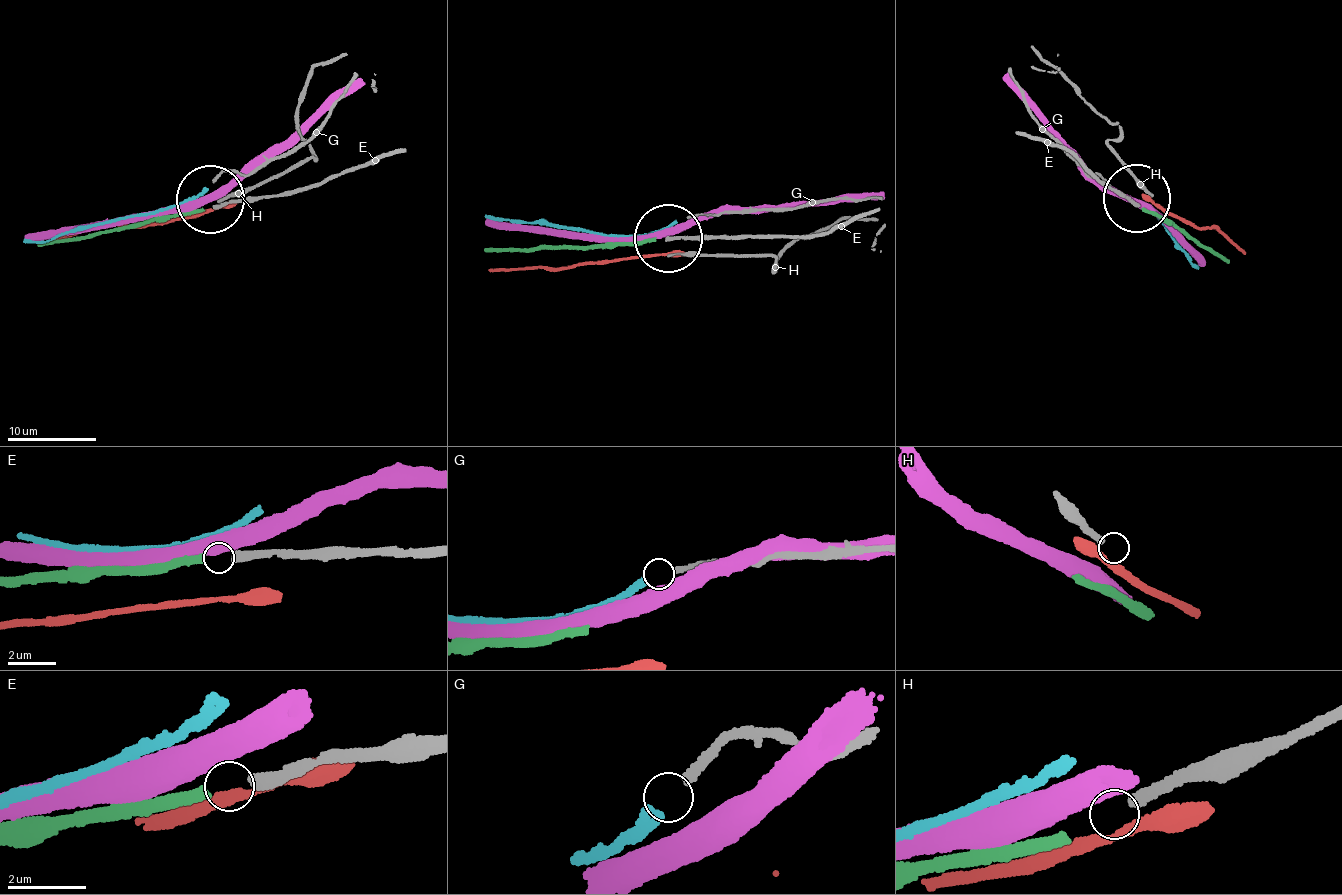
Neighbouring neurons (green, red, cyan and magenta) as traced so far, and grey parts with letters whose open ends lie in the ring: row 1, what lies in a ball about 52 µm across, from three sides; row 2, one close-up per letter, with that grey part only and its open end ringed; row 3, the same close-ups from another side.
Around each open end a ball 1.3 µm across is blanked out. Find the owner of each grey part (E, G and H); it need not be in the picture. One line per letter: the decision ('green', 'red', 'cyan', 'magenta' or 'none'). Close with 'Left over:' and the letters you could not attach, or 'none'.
E: green
G: cyan
H: none
Left over: H

